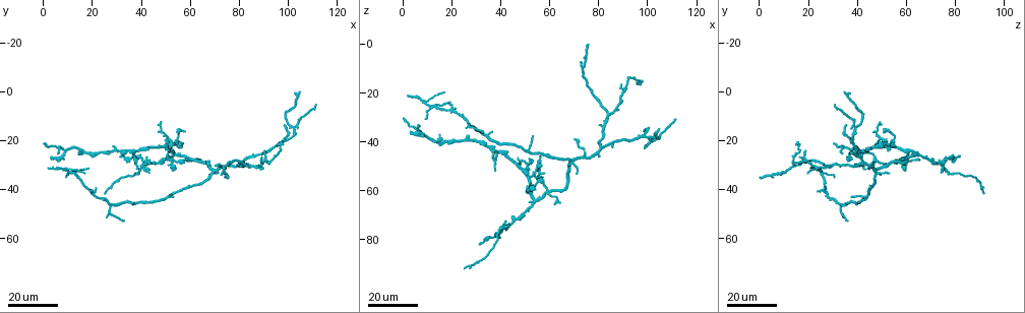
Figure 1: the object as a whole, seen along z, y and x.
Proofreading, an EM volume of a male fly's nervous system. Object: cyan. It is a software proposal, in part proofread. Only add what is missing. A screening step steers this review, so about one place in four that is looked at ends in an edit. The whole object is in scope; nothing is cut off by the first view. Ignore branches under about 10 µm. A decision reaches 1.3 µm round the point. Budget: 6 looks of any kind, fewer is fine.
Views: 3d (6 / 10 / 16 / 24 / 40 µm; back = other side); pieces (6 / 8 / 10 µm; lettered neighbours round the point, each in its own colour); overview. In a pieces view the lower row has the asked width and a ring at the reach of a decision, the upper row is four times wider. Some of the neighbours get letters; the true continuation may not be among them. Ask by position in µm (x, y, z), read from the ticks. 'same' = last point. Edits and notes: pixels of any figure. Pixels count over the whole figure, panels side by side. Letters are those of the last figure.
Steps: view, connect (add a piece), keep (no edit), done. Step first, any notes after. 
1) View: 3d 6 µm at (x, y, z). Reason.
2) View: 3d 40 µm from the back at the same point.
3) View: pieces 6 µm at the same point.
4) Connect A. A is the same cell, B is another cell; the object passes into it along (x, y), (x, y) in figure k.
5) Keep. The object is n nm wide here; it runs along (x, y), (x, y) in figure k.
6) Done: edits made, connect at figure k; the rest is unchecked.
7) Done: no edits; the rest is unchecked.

View: 3d 24 µm at (32, 27, 82). Thin end.

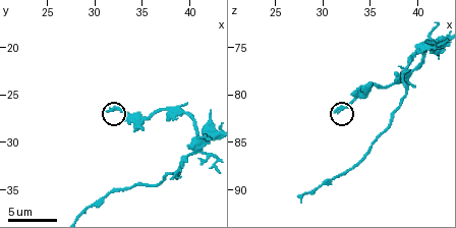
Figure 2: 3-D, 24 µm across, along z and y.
View: pieces 8 µm at (31.4, 26.8, 81.6).

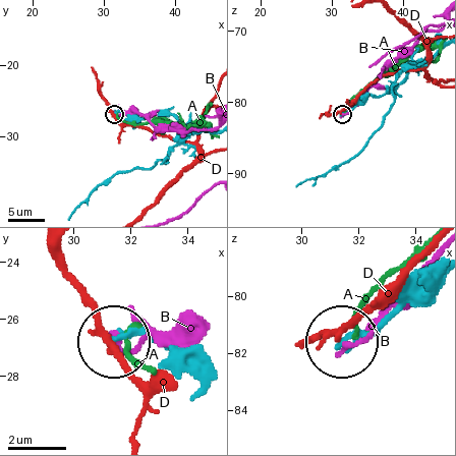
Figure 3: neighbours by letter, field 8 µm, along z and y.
Keep. A, B and D are other cells; it runs along (178, 359), (149, 338), (115, 338) in figure 3; no lettered piece goes on from it.

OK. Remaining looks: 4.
View: 3d 16 µm at (71, 30, 39). Free end.

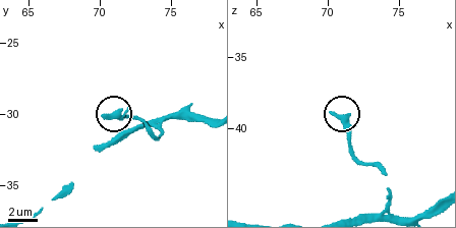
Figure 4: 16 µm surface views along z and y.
View: pieces 6 µm at (70.2, 30.2, 38.8).

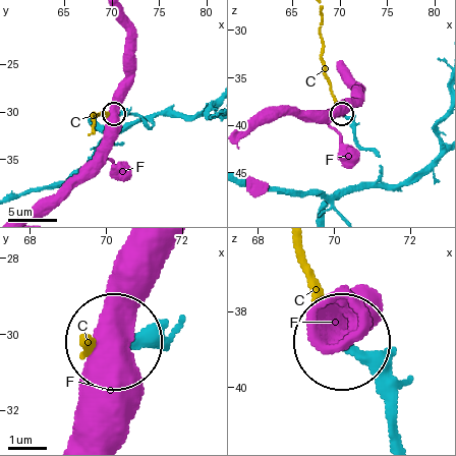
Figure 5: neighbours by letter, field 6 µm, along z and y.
Connect C. The object is 230 nm wide here; C is the same cell, F is another cell; the object passes into it along (162, 347), (88, 337) in figure 5; it goes on there.

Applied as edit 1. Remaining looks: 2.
View: 3d 24 µm at (99, 14, 35). Thin end.

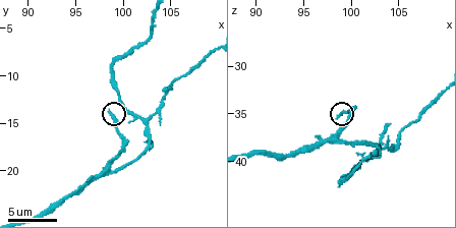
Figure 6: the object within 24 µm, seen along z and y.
View: pieces 6 µm at (98.6, 13.8, 35.6).

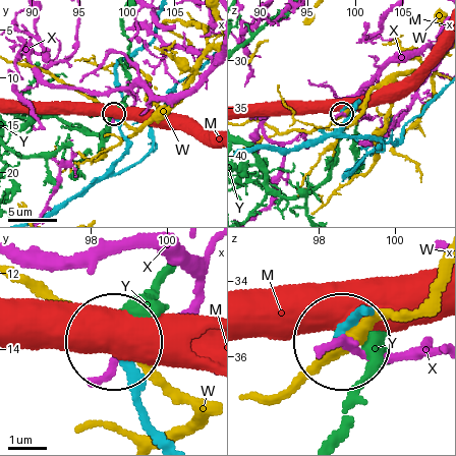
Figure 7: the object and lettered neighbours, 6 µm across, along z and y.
Keep. The object is 170 nm wide here; M, W, X and Y are other cells; no lettered piece goes on from it.

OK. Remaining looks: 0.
Done: edits made, connect at figure 5; the rest is unchecked.

